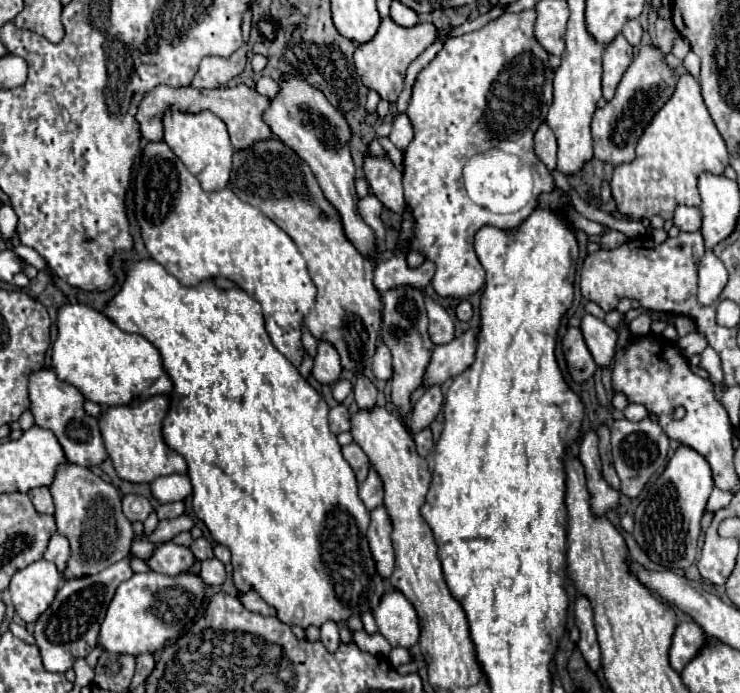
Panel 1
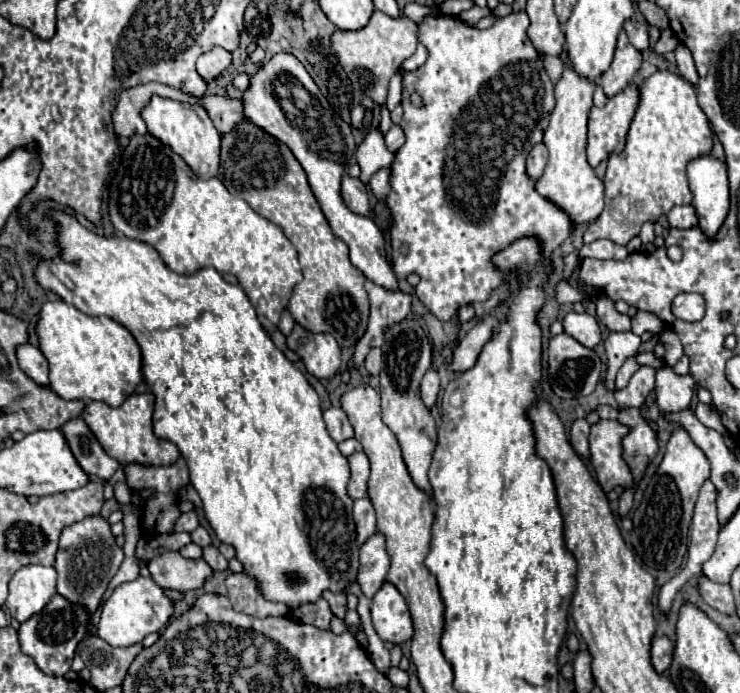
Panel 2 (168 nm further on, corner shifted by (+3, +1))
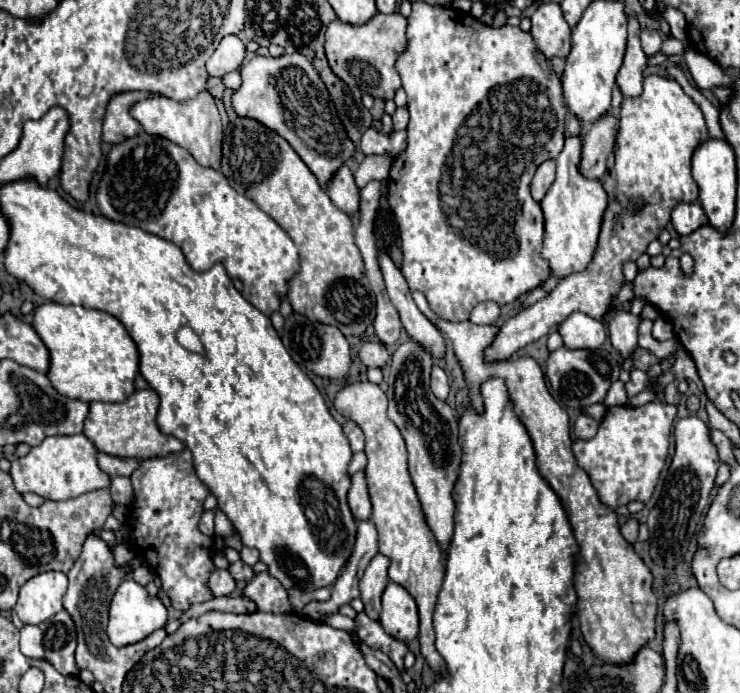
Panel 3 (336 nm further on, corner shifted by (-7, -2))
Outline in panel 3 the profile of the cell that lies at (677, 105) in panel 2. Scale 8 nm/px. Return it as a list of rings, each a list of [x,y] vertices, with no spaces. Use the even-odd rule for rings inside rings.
[[[648,75],[644,79],[644,93],[640,97],[628,97],[622,103],[620,129],[618,129],[616,153],[614,153],[616,163],[614,163],[614,169],[610,173],[614,177],[614,187],[608,189],[610,203],[608,203],[608,209],[604,213],[598,247],[594,251],[594,257],[592,257],[590,265],[582,273],[574,273],[574,275],[564,277],[558,283],[558,287],[548,297],[544,297],[542,301],[538,301],[532,307],[526,307],[524,311],[520,311],[518,315],[506,319],[502,323],[502,327],[498,329],[492,345],[488,345],[488,349],[484,349],[484,359],[486,361],[510,359],[516,351],[520,351],[528,343],[540,339],[542,335],[548,335],[550,329],[560,325],[574,311],[582,311],[582,313],[586,313],[586,315],[590,315],[594,319],[602,319],[602,315],[610,309],[610,301],[618,295],[618,291],[622,287],[620,285],[624,281],[622,263],[624,261],[636,261],[646,251],[648,243],[658,239],[660,231],[670,221],[672,209],[678,203],[682,203],[682,201],[684,203],[698,201],[698,189],[696,189],[692,173],[690,173],[690,163],[692,163],[692,153],[698,149],[700,143],[704,143],[708,139],[710,139],[710,135],[708,135],[708,129],[706,129],[704,115],[702,115],[700,107],[692,101],[692,97],[688,97],[682,91],[678,81],[674,81],[670,77]]]

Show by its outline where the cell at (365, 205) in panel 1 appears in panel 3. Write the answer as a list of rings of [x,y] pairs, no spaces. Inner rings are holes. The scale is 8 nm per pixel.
[[[342,165],[340,171],[332,177],[332,181],[326,187],[326,193],[332,199],[332,203],[348,215],[360,209],[360,189],[354,181],[352,171],[346,165]]]

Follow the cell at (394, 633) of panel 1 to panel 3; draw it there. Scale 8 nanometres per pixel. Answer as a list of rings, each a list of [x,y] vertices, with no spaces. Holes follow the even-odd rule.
[[[388,583],[382,595],[380,625],[398,641],[410,643],[418,637],[418,609],[412,595],[398,583]]]

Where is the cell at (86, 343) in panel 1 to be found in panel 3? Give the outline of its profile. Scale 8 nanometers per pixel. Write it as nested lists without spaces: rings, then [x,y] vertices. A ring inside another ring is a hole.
[[[44,303],[34,309],[34,331],[50,351],[48,379],[60,395],[86,403],[120,403],[134,393],[140,355],[126,327],[110,313],[76,305]]]

